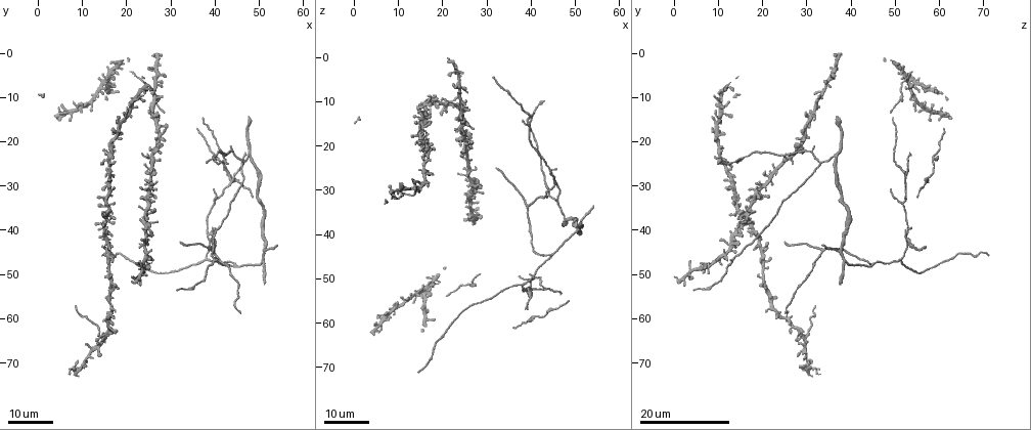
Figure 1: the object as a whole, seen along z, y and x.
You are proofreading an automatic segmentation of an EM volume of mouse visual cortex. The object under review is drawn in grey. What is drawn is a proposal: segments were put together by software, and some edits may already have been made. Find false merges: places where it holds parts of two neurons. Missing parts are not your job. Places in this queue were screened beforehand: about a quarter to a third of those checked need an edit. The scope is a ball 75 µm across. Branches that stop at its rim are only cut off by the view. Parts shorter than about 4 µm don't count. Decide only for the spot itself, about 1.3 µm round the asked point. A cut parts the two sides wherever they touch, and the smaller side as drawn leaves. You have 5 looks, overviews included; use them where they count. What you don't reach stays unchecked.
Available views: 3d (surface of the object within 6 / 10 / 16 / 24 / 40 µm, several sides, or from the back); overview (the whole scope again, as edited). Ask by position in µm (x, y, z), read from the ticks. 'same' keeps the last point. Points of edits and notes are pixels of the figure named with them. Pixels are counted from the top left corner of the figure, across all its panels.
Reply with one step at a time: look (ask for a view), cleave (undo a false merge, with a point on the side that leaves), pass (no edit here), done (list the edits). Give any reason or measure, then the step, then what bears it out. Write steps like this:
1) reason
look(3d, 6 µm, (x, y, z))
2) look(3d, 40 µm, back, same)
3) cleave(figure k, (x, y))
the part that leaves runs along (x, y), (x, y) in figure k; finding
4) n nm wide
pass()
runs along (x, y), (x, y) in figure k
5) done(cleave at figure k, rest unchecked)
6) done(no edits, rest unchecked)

branch point
look(3d, 16 µm, (24.0, 37.0, 16.5))

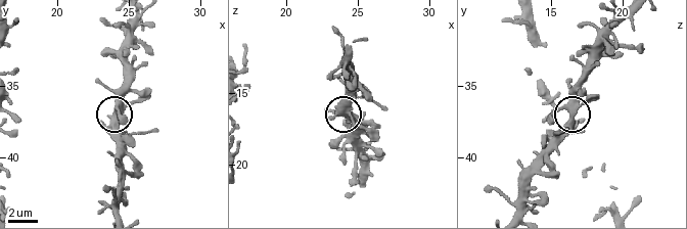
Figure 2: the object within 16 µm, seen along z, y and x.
look(3d, 10 µm, (24.0, 37.2, 16.6))

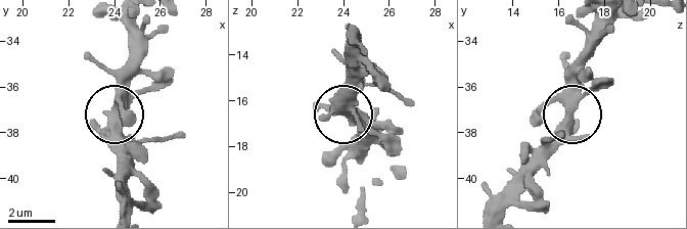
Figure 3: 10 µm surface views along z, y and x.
pass()
runs along (484, 212), (566, 118), (570, 59) in figure 3; all the same neuron

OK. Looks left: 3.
three arms meet
look(3d, 24 µm, (45.5, 24.5, 33.0))

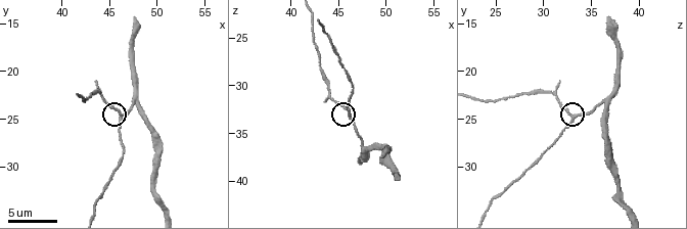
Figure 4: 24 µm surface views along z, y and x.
look(3d, 10 µm, (46.2, 24.4, 33.0))

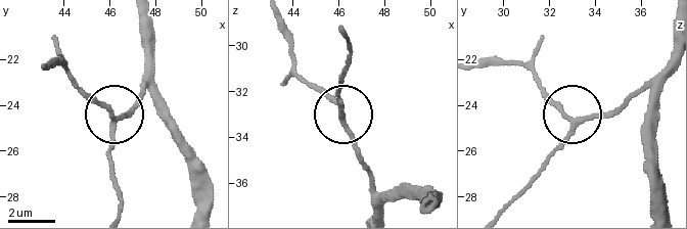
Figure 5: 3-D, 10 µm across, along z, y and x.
side arm 30 µm; 3 arms
pass()
one neuron here

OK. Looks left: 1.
two arms in line, one across
look(3d, 10 µm, (48.0, 23.2, 36.8))

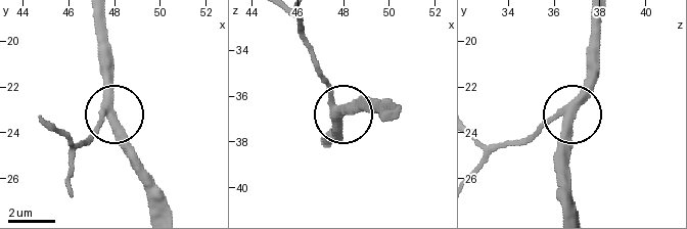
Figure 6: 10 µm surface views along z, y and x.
pass()
runs along (476, 169), (500, 147), (568, 115), (598, 65) in figure 6; continuous, no second neuron

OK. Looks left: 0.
done(no edits, rest unchecked)

